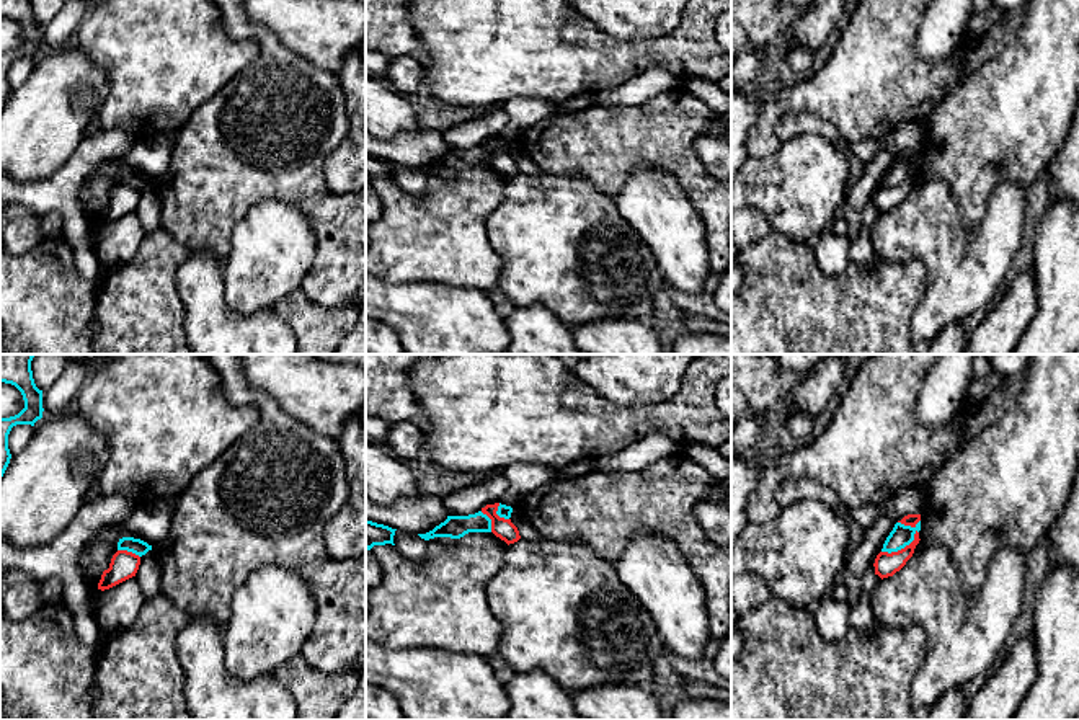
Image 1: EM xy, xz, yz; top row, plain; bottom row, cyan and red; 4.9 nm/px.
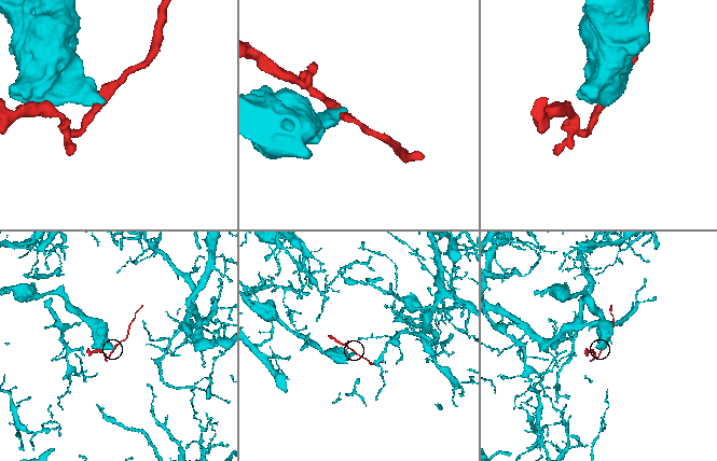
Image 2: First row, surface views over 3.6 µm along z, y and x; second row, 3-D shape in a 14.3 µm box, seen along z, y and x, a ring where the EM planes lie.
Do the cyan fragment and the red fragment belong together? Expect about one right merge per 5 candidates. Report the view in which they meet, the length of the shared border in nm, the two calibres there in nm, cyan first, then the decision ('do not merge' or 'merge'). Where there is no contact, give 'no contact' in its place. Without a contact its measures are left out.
yz | 260 nm | 110/110 nm | do not merge

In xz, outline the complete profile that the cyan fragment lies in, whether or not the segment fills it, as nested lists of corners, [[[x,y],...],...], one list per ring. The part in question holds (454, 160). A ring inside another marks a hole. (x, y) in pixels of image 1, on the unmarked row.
[[[482,145],[468,150],[447,150],[447,153],[433,165],[418,170],[424,175],[434,171],[460,173],[468,167],[491,167],[491,153]]]

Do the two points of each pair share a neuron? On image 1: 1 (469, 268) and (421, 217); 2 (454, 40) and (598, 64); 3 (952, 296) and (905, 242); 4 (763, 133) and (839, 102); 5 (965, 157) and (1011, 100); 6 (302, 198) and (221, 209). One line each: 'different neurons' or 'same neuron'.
1: same neuron
2: same neuron
3: same neuron
4: same neuron
5: same neuron
6: same neuron

